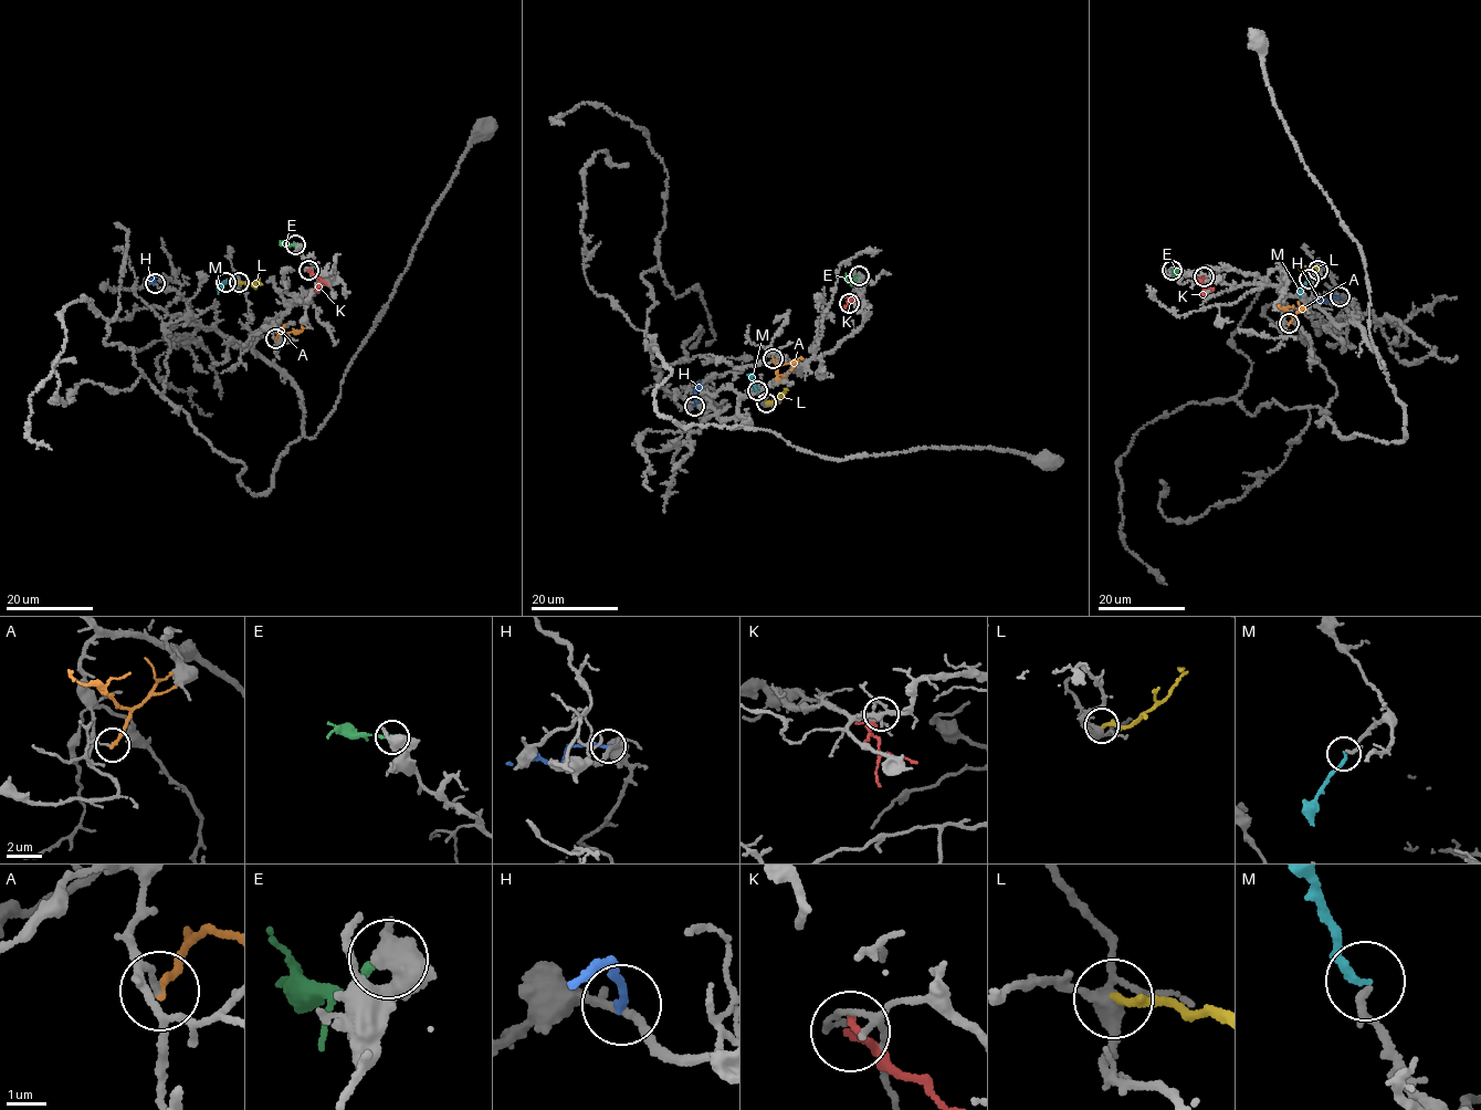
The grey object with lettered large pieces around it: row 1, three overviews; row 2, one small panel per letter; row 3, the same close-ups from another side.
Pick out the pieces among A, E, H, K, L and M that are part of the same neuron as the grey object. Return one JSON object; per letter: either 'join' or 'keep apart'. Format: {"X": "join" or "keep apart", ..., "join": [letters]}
{"A": "keep apart", "E": "keep apart", "H": "keep apart", "K": "keep apart", "L": "keep apart", "M": "join", "join": ["M"]}

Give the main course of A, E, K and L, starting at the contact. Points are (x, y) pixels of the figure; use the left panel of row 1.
A: (275, 338), (280, 334), (302, 331), (302, 326)
E: (295, 244), (280, 244)
K: (308, 270), (318, 279), (317, 290)
L: (239, 282), (252, 284), (258, 280), (262, 284)

